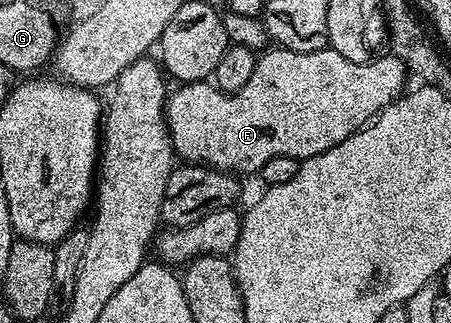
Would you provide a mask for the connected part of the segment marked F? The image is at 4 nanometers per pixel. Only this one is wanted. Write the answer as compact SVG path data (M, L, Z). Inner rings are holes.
M272 46L257 55L254 74L250 74L250 82L246 82L246 86L242 86L242 90L224 92L212 82L180 84L177 87L177 92L173 96L171 93L166 100L168 137L172 140L173 153L179 159L181 156L181 161L187 162L189 165L207 165L209 168L217 168L227 173L241 174L240 172L252 172L252 174L256 174L259 173L262 165L270 162L270 158L278 158L279 156L289 156L303 162L310 159L311 156L317 156L334 146L338 146L338 142L342 142L347 136L354 134L358 129L364 127L365 124L375 120L376 115L383 108L393 104L397 96L405 91L404 76L406 77L406 69L403 62L397 56L391 54L381 54L370 62L350 62L350 58L342 58L342 54L338 54L333 48L329 47L322 50L314 50L313 52L295 52L294 50L286 50L279 46Z

